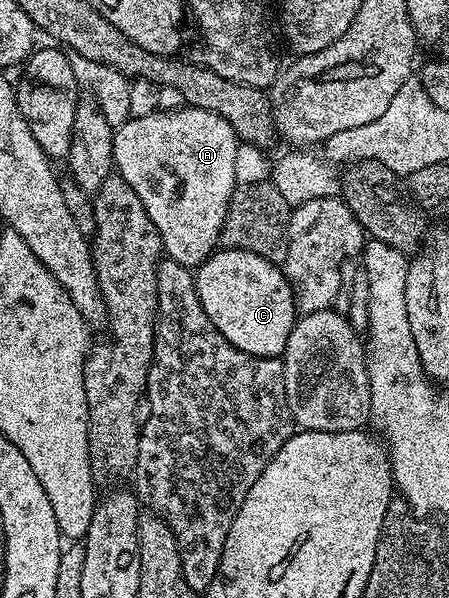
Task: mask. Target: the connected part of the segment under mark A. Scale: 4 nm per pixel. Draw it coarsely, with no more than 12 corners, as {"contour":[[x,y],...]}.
{"contour":[[184,105],[112,131],[162,251],[202,266],[238,187],[239,139]]}

